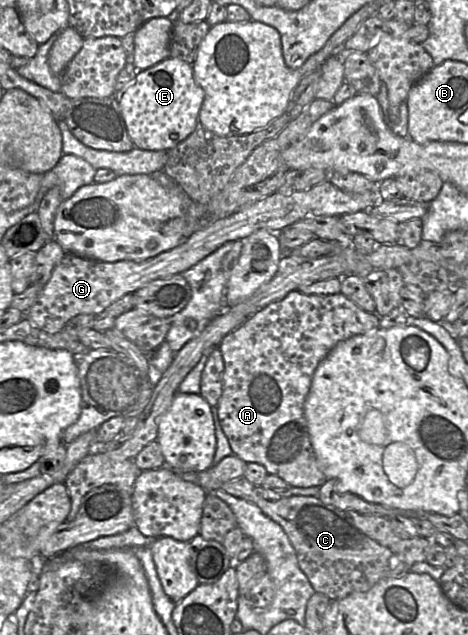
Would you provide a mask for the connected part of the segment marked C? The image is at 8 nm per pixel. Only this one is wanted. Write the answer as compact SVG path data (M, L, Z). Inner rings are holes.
M244 478L224 483L221 487L227 493L242 498L258 506L262 512L278 523L292 543L298 564L315 592L322 593L330 600L339 600L355 592L366 592L383 579L395 578L411 572L415 563L424 562L434 543L432 538L403 539L391 528L384 517L363 515L354 510L342 510L323 503L318 496L290 496L277 501L269 500L260 486L255 486Z

